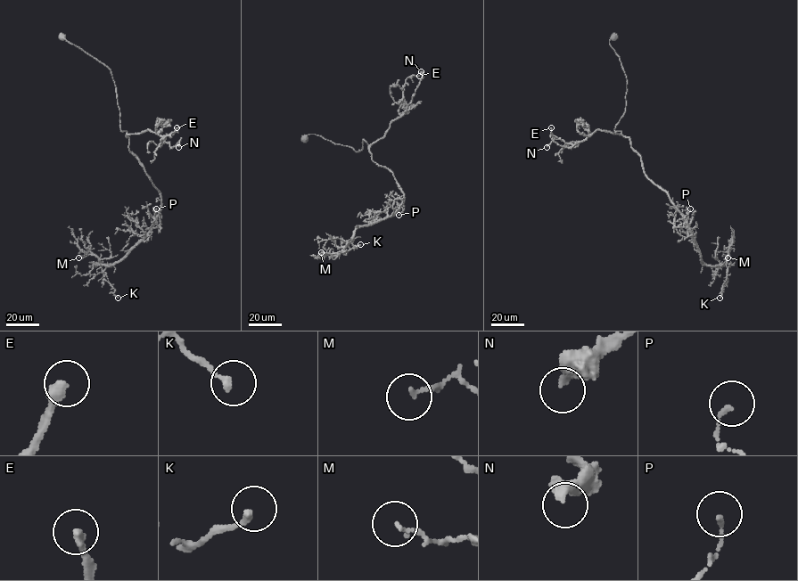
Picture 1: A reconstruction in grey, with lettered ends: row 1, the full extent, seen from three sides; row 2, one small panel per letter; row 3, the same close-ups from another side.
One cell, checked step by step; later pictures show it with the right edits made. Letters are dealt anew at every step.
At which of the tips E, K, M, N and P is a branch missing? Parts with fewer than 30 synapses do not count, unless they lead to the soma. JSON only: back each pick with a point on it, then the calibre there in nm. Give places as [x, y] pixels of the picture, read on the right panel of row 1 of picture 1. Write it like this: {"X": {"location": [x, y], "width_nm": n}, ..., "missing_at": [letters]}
{"E": {"location": [551, 127], "width_nm": 280}, "missing_at": ["E"]}

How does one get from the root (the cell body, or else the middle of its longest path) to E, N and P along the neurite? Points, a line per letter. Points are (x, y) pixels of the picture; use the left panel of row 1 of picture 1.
E: (62, 36), (110, 69), (122, 131), (139, 134), (149, 130), (164, 140), (161, 144), (160, 141), (176, 127)
N: (62, 36), (110, 69), (122, 131), (139, 134), (149, 130), (170, 147), (179, 141), (178, 147)
P: (62, 36), (110, 69), (116, 87), (120, 129), (127, 132), (128, 150), (160, 194), (160, 216), (156, 208)

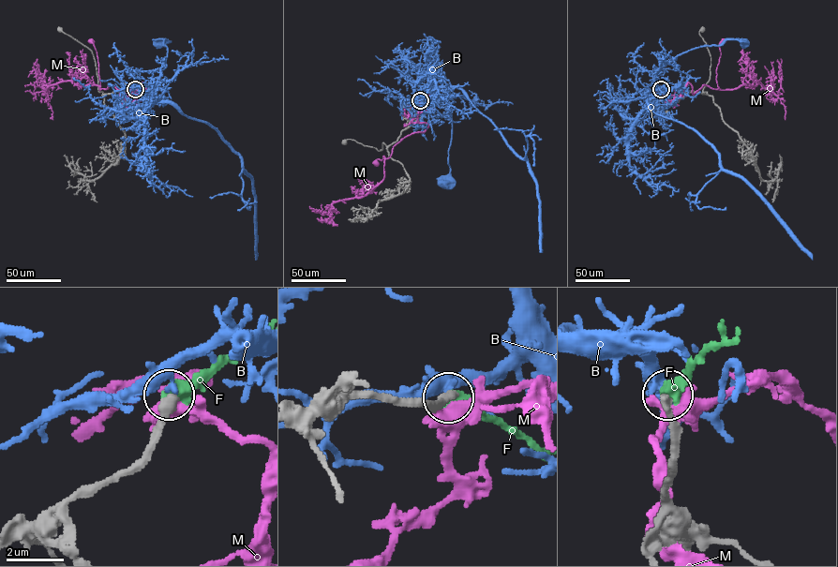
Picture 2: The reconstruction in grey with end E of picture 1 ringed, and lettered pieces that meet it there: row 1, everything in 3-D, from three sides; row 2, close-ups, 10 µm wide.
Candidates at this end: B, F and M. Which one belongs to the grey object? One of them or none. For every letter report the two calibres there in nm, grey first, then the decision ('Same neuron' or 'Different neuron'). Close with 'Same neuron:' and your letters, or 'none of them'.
B: Thickness 300 nm (grey) against 280 nm. Different neuron
F: Thickness 320 nm (grey) against 550 nm. Same neuron
M: Thickness 360 nm (grey) against 440 nm. Different neuron
Same neuron: F

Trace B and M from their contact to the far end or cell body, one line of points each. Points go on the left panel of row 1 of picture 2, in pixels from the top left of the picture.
B: (135, 89), (142, 86), (152, 99), (170, 102), (182, 114), (206, 123), (239, 156), (253, 188), (256, 260)
M: (135, 90), (139, 96), (133, 100), (142, 82), (132, 93), (112, 84), (100, 89), (92, 41)

